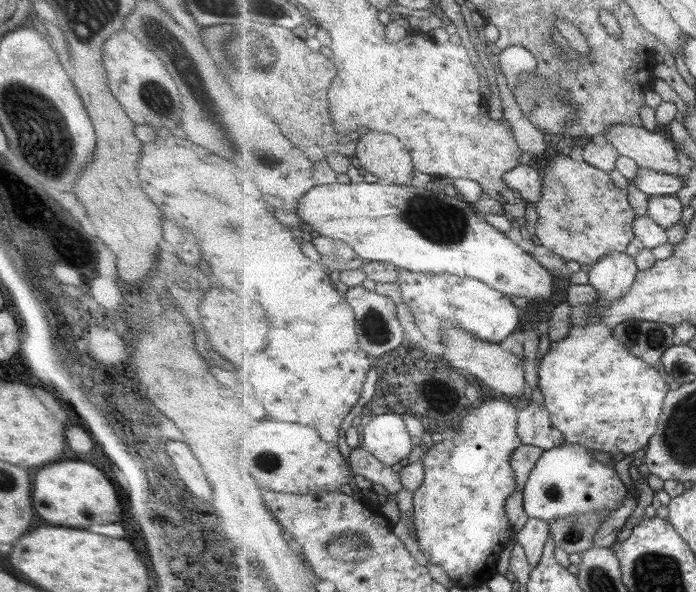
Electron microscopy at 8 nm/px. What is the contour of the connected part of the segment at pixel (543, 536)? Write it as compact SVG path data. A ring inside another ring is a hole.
M529 518L523 528L516 533L516 542L525 546L526 554L533 568L541 562L550 536L552 536L550 522L534 518Z

